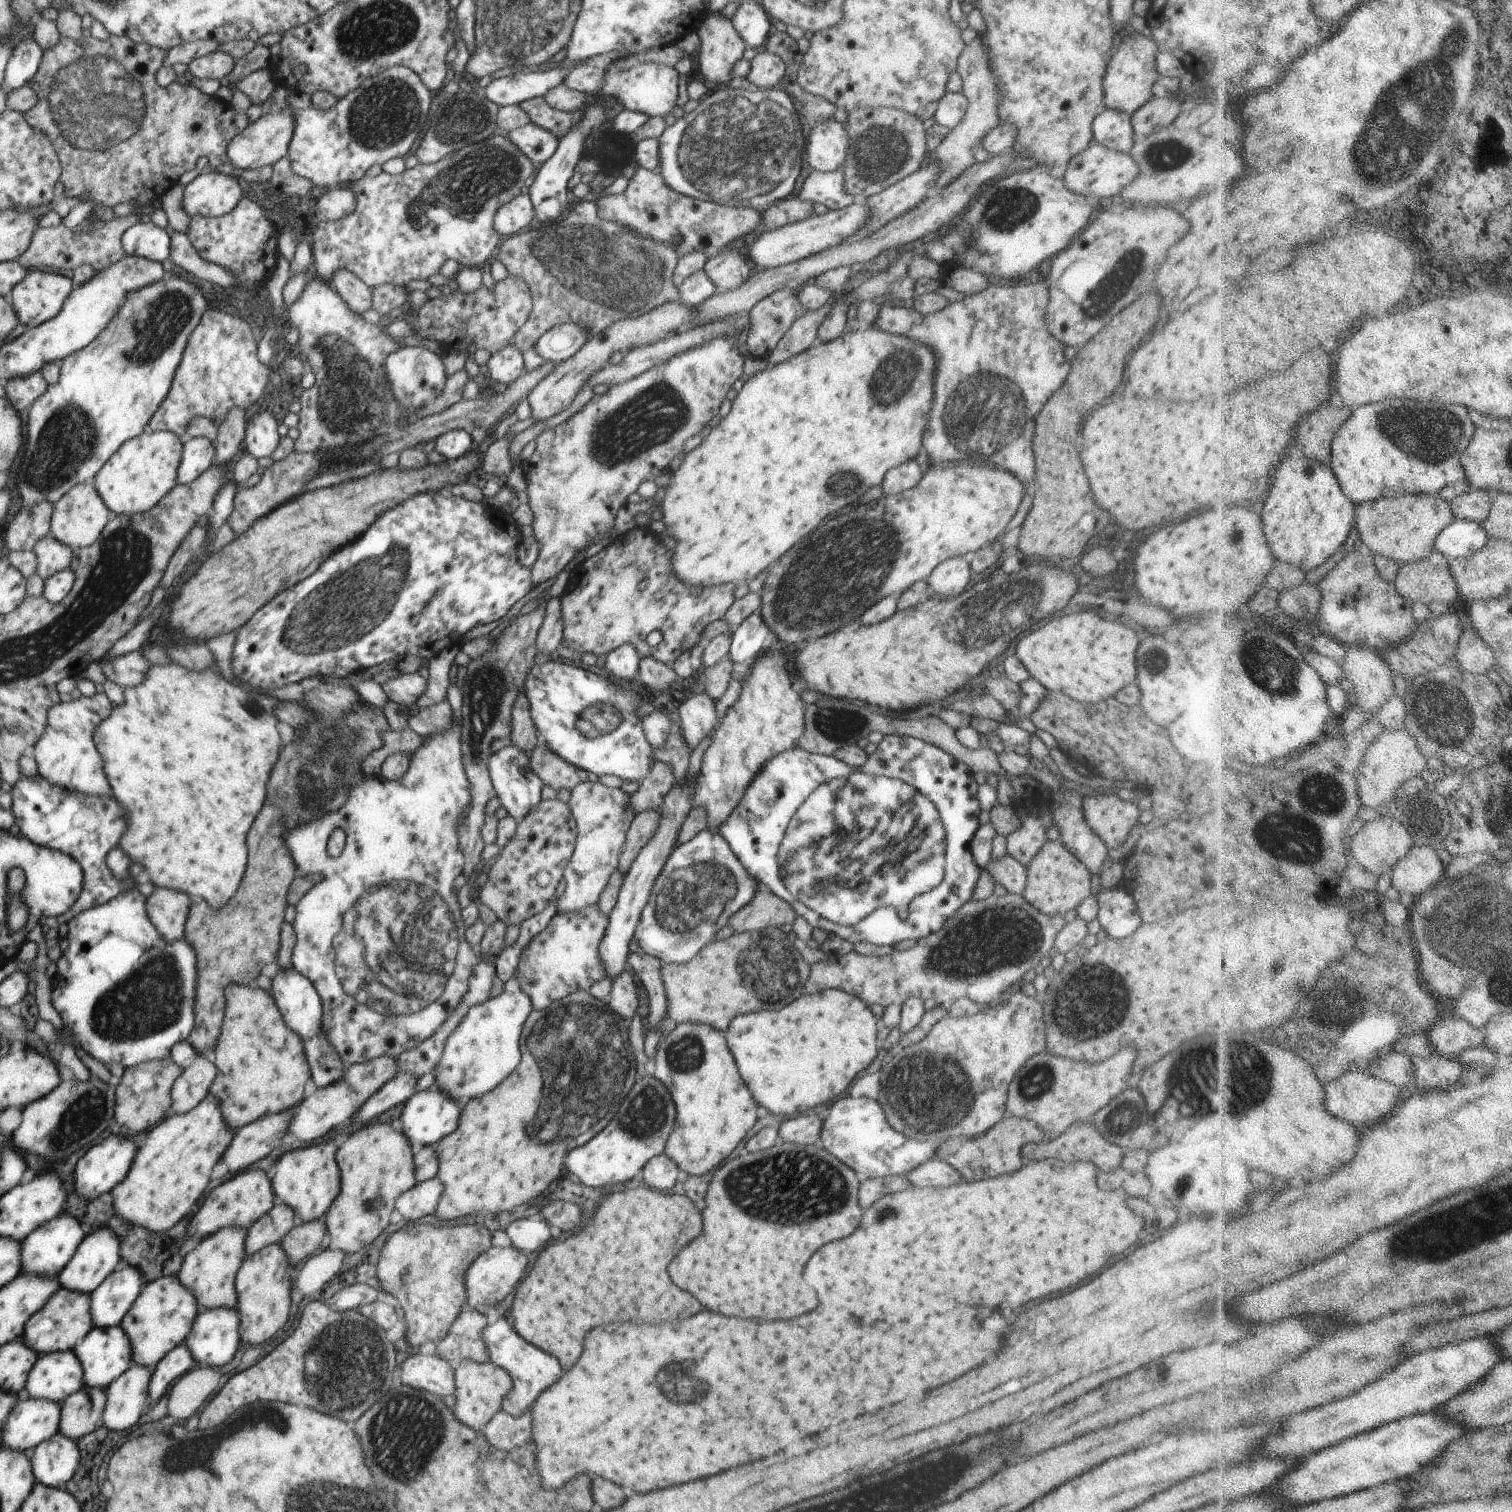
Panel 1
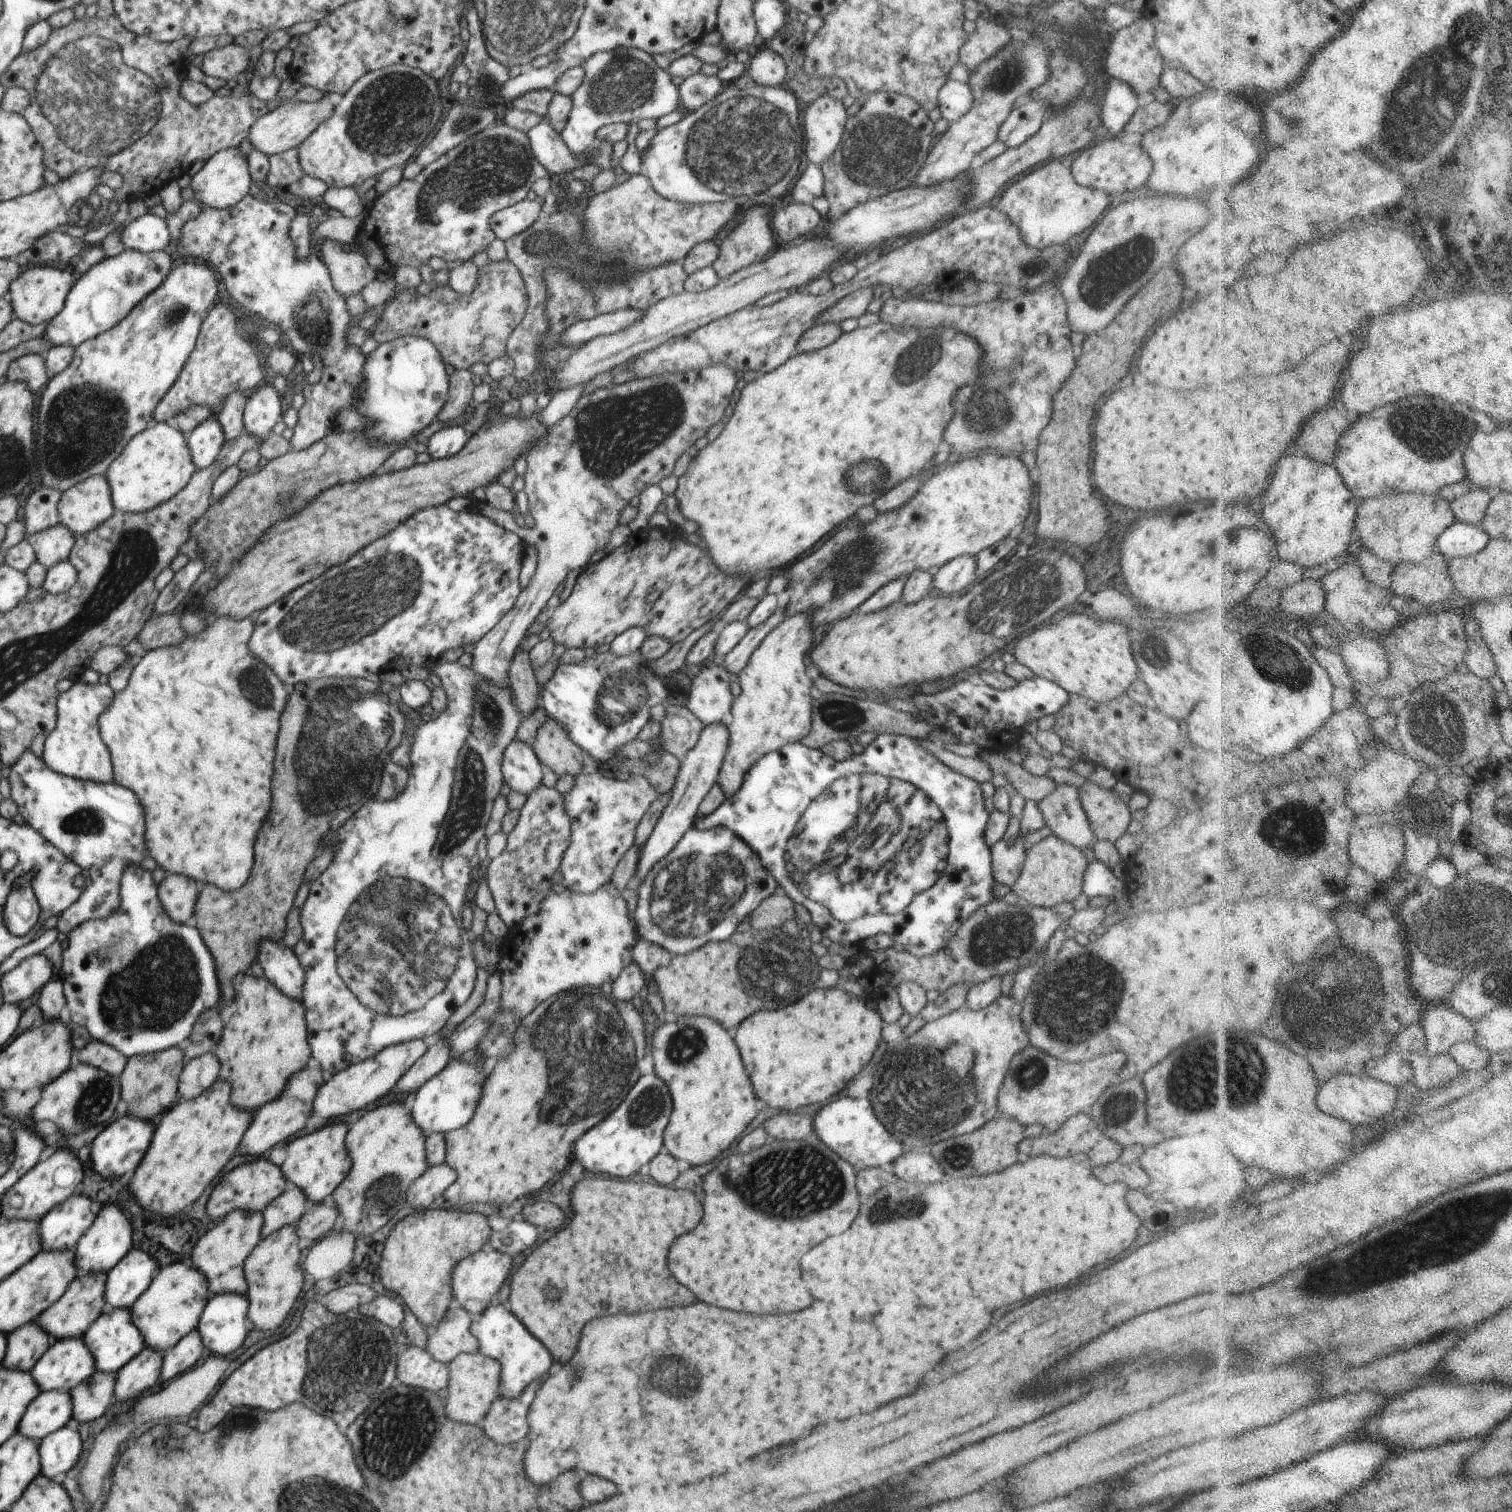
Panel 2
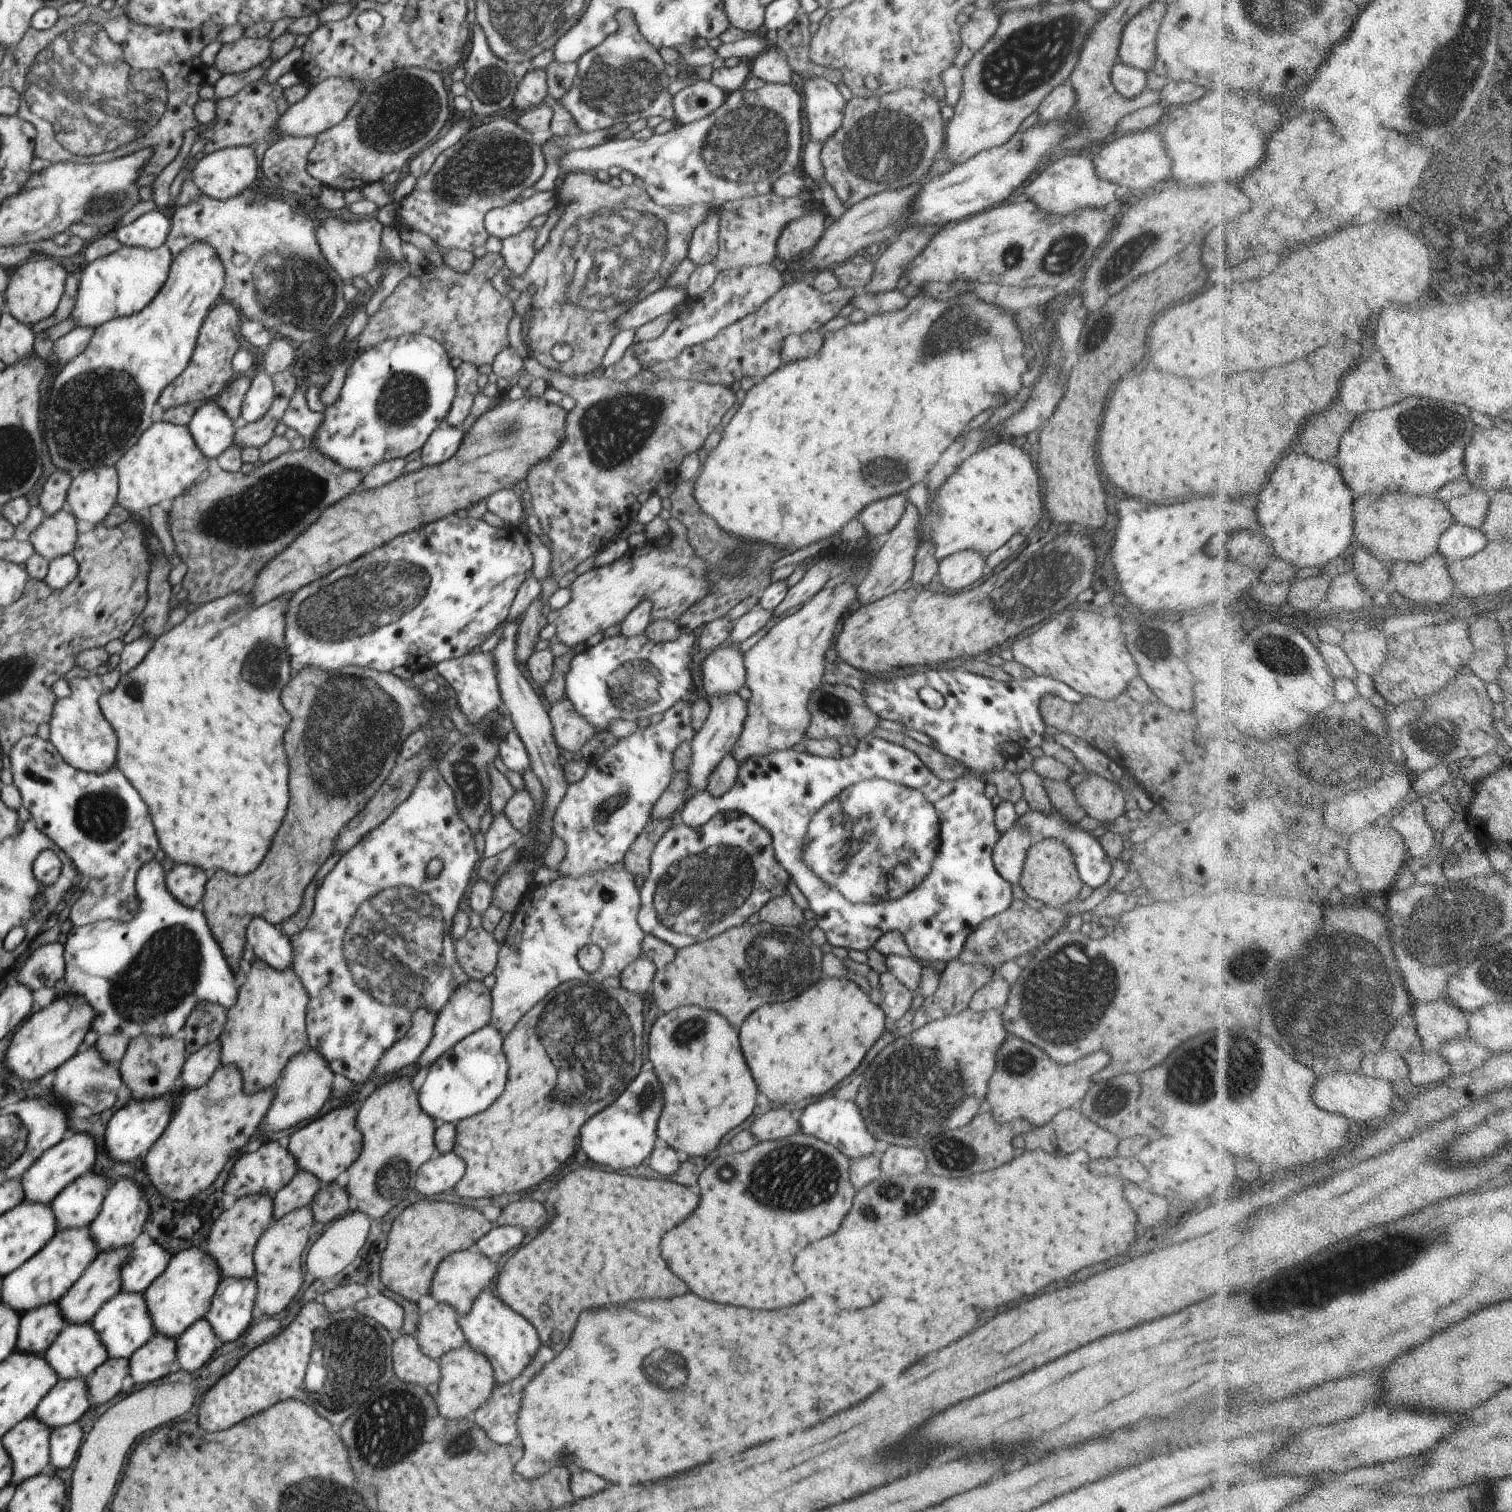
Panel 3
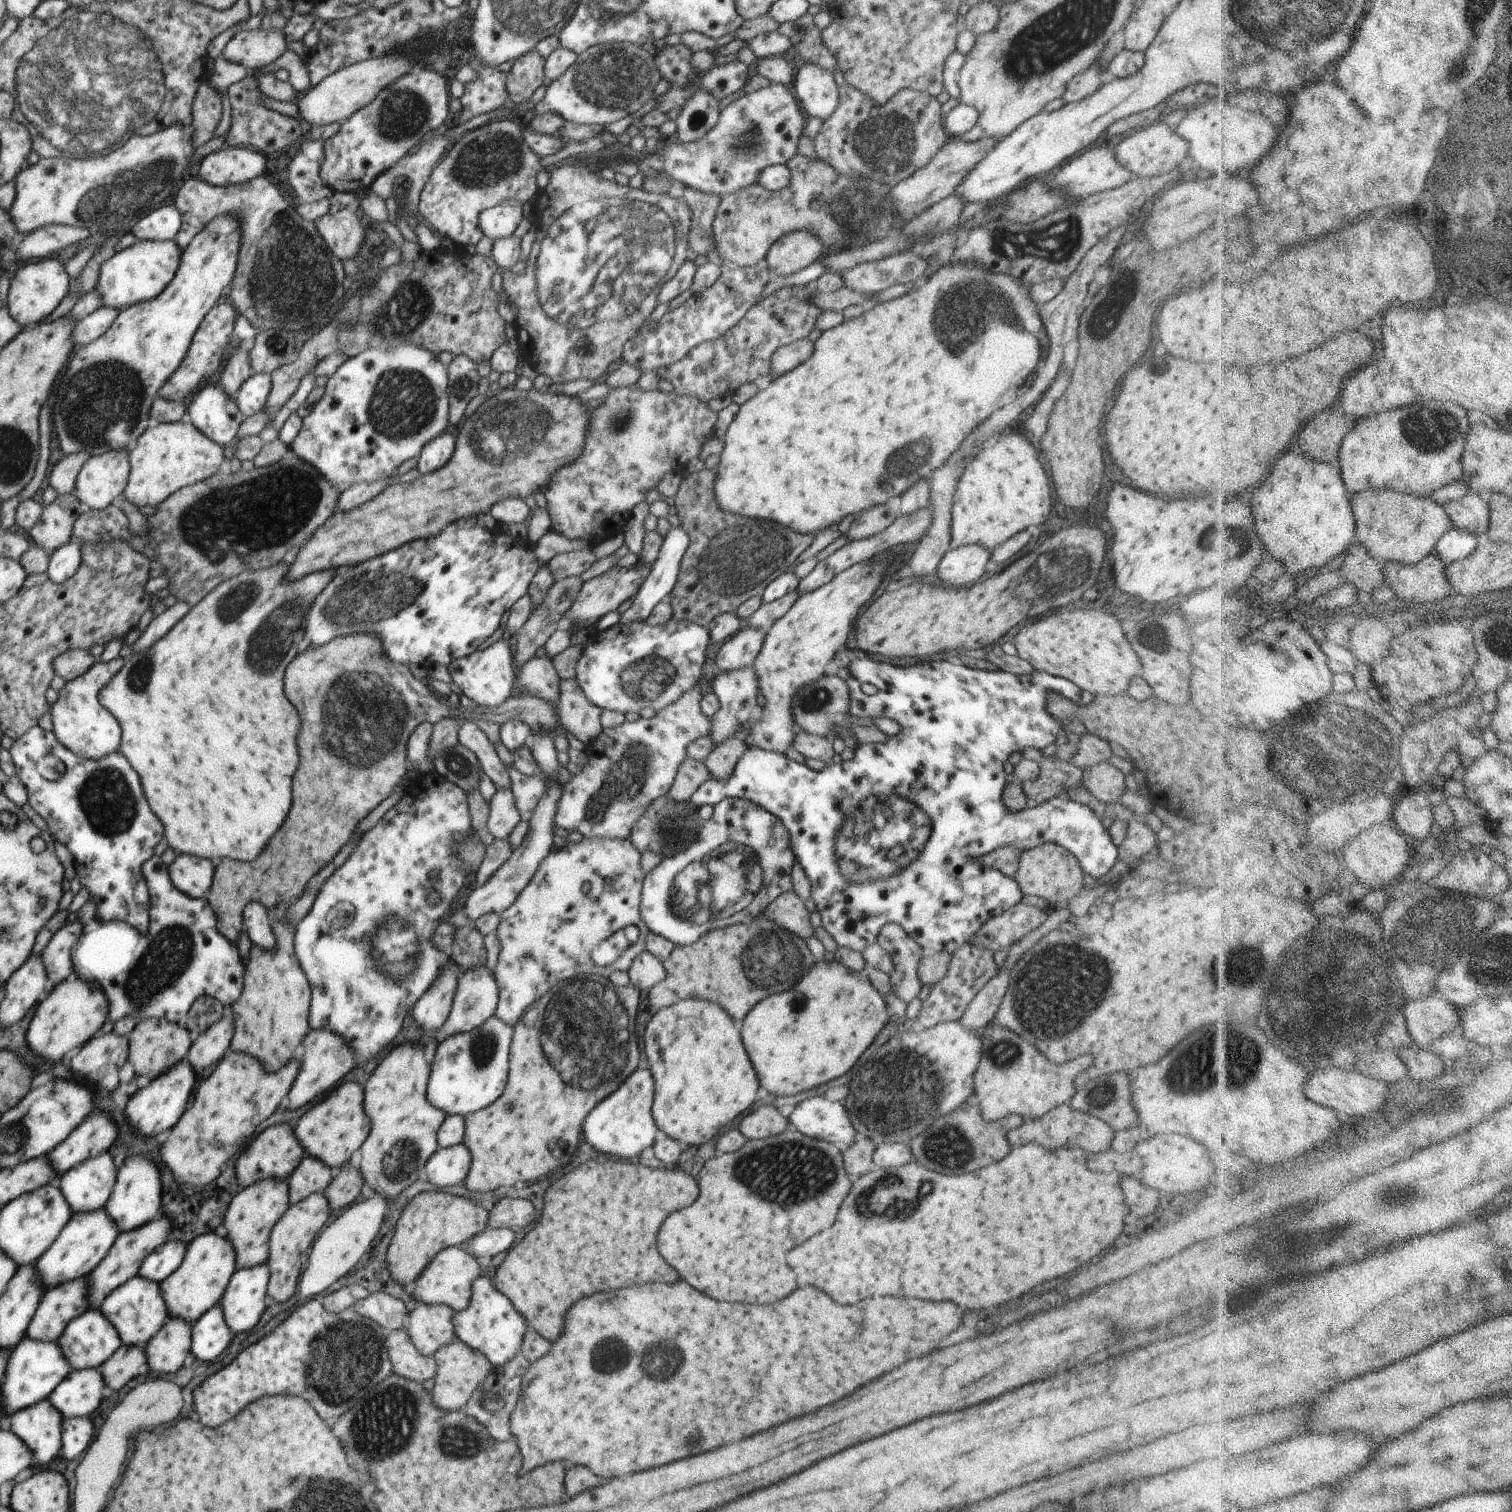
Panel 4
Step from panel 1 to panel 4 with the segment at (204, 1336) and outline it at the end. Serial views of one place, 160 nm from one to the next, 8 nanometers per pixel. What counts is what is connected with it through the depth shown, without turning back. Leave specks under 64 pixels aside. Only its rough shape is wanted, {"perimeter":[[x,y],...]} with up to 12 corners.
{"perimeter":[[269,1266],[237,1268],[221,1298],[232,1332],[269,1305]]}

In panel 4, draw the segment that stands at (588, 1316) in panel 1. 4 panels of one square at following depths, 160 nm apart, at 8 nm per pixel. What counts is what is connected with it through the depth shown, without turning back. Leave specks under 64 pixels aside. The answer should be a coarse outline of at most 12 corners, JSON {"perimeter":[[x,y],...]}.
{"perimeter":[[590,1160],[558,1178],[496,1288],[553,1343],[598,1290],[676,1282],[670,1168]]}

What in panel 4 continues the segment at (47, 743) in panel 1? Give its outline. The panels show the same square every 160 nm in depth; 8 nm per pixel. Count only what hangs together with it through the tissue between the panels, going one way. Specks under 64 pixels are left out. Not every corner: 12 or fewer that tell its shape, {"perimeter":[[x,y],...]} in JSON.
{"perimeter":[[118,655],[67,681],[53,731],[98,760],[119,750],[121,726],[99,694],[124,666]]}

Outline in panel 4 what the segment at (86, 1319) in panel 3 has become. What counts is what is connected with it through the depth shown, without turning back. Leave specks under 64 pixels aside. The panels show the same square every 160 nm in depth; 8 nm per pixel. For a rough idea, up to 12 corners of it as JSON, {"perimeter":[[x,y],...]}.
{"perimeter":[[162,1215],[124,1231],[88,1275],[89,1309],[139,1274],[169,1240]]}

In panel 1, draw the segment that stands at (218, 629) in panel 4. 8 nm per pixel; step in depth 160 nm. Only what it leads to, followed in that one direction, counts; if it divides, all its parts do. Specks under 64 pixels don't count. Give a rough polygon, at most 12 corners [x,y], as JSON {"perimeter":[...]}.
{"perimeter":[[216,662],[96,727],[120,848],[222,908],[286,734]]}

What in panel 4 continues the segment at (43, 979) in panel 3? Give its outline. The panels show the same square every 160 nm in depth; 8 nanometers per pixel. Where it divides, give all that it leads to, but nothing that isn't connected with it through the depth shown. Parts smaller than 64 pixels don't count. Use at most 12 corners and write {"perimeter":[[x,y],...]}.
{"perimeter":[[65,923],[41,952],[49,988],[73,973],[72,949],[83,930]]}

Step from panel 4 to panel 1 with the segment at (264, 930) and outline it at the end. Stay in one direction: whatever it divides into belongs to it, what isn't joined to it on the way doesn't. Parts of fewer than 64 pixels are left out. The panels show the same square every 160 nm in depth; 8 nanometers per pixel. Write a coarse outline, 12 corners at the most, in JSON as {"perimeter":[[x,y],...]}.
{"perimeter":[[294,967],[272,979],[284,1022],[303,1040],[317,1088],[346,1066],[323,1033],[322,1001]]}

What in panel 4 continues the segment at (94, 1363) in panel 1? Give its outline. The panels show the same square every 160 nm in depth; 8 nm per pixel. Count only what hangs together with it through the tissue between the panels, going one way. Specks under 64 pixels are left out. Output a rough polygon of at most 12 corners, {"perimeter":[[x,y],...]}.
{"perimeter":[[133,1276],[100,1306],[124,1345],[169,1320],[160,1283]]}

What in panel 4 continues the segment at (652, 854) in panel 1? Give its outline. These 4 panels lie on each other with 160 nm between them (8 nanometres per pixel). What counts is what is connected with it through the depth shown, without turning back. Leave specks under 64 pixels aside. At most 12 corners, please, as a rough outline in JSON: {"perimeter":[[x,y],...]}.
{"perimeter":[[754,666],[720,672],[714,746],[736,736],[757,705]]}

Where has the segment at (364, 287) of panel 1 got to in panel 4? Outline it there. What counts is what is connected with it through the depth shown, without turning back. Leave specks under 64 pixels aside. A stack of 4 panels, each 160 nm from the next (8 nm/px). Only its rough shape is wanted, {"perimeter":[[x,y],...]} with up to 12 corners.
{"perimeter":[[335,191],[314,224],[342,262],[364,244],[356,194]]}

